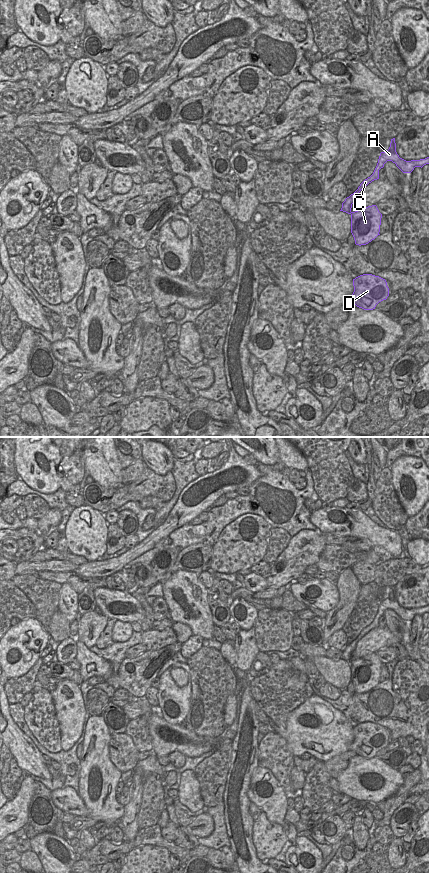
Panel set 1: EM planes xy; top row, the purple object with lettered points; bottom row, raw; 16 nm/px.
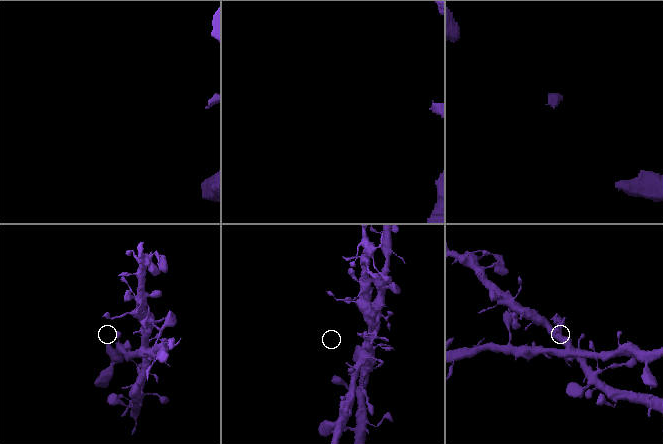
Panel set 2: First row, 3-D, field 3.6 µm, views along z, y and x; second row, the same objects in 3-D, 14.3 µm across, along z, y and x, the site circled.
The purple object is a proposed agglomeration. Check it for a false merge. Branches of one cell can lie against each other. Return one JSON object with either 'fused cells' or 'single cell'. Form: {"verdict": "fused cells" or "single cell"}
{"verdict": "single cell"}

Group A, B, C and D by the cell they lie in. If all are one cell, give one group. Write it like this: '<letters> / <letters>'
A B C D

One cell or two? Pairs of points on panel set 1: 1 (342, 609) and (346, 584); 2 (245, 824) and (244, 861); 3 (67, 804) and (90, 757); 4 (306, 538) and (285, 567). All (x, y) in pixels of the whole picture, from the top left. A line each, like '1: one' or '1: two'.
1: one
2: one
3: two
4: one

